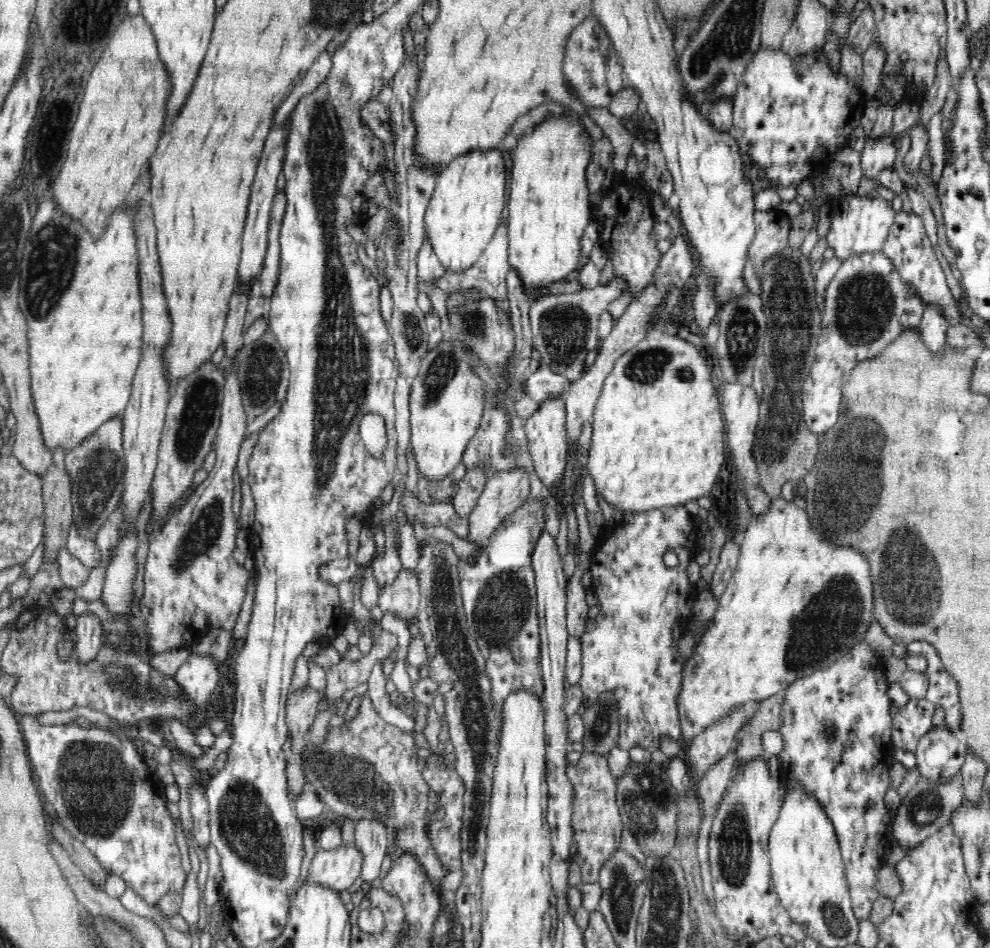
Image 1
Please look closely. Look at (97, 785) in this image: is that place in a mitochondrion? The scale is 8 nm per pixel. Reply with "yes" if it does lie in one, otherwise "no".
yes

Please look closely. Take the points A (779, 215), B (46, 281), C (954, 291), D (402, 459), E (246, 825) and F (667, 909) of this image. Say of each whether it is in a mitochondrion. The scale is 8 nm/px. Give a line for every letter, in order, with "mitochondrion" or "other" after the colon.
A: other
B: mitochondrion
C: other
D: other
E: mitochondrion
F: mitochondrion

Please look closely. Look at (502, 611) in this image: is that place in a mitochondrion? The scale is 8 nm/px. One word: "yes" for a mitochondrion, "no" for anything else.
yes

